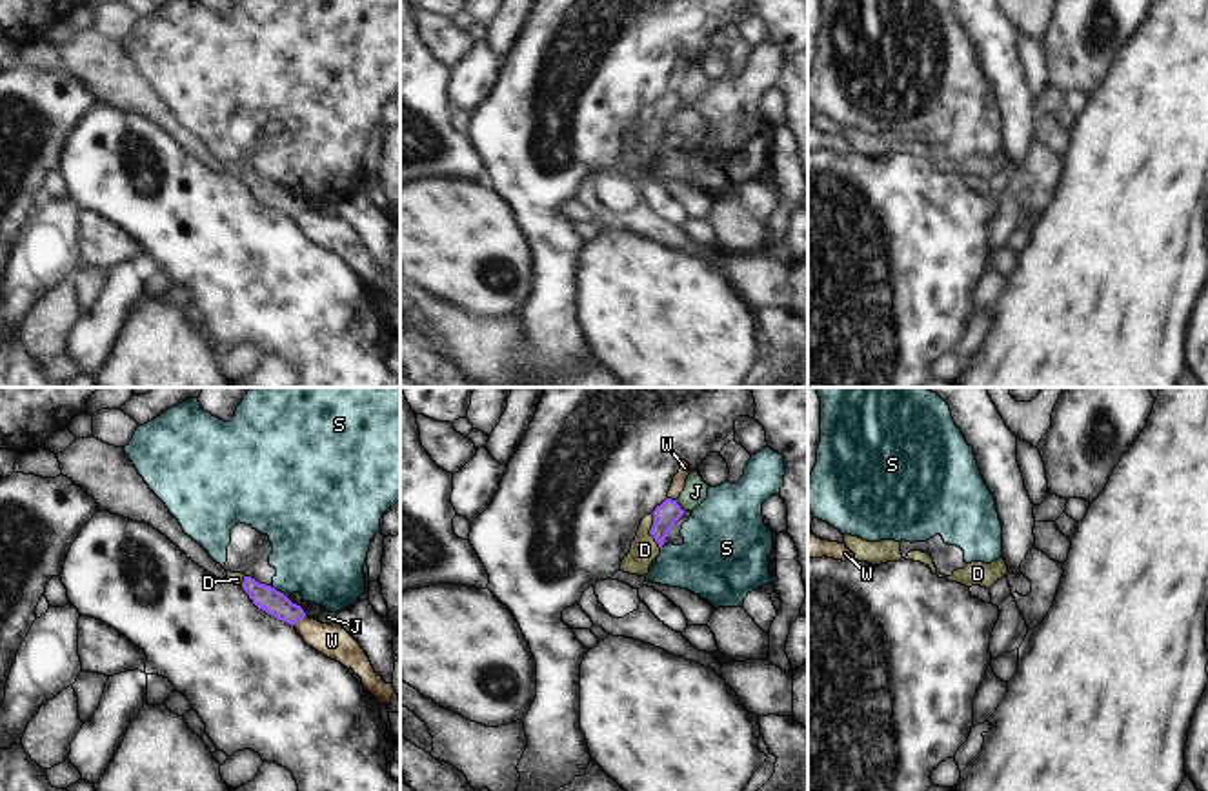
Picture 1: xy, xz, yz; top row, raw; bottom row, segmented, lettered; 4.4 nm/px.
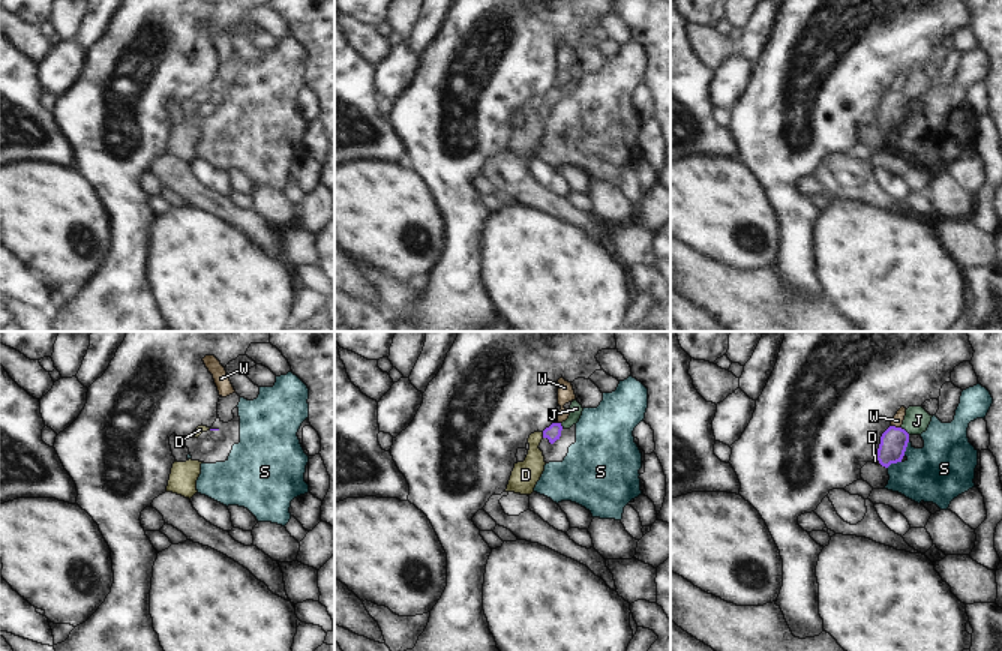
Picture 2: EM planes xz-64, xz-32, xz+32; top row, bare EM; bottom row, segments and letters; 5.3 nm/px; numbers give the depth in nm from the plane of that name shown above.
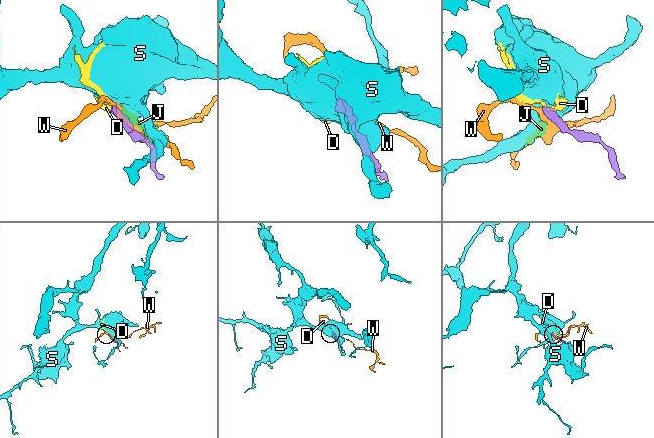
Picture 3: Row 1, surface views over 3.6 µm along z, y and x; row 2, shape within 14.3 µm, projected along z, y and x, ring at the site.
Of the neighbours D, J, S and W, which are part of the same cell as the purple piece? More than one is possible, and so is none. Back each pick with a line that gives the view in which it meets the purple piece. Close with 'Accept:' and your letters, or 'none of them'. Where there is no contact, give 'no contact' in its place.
D: xz
Accept: D

